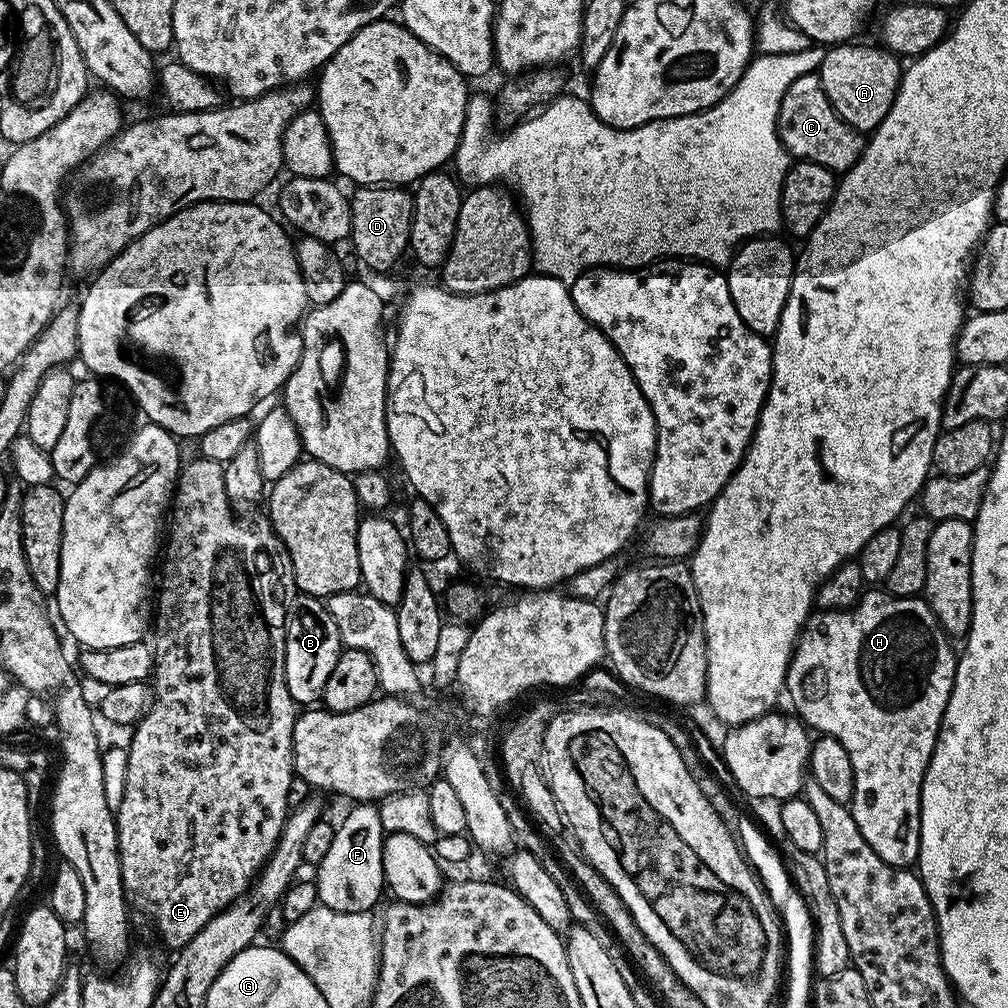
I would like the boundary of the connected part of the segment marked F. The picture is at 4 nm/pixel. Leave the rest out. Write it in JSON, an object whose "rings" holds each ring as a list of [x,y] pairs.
{"rings":[[[360,802],[344,816],[344,821],[339,821],[334,842],[326,858],[315,869],[314,883],[319,903],[330,910],[339,912],[372,912],[375,904],[380,900],[380,891],[385,891],[384,867],[382,866],[382,850],[384,849],[384,837],[386,833],[379,818],[379,810],[375,803]]]}

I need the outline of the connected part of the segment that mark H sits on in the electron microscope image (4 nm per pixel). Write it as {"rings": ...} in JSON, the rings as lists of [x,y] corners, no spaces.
{"rings":[[[868,590],[861,595],[858,603],[852,608],[839,608],[833,612],[813,611],[808,621],[796,637],[796,647],[792,650],[792,660],[788,663],[786,696],[792,699],[795,715],[803,720],[809,729],[825,736],[838,738],[842,746],[846,746],[846,754],[850,754],[850,762],[854,766],[854,794],[851,810],[854,822],[858,822],[858,830],[862,830],[862,838],[870,842],[870,850],[895,868],[911,869],[920,858],[920,791],[936,739],[940,733],[942,714],[946,710],[946,702],[950,698],[950,690],[954,686],[954,674],[958,659],[957,649],[952,649],[953,641],[938,622],[934,610],[923,598],[914,596],[894,596],[887,590]]]}

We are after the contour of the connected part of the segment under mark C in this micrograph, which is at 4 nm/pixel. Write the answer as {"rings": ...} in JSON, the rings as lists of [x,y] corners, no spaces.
{"rings":[[[816,72],[802,74],[802,78],[794,78],[794,82],[790,82],[790,90],[786,90],[782,98],[782,106],[778,110],[776,132],[780,135],[780,140],[784,143],[784,149],[788,152],[789,157],[796,160],[809,160],[818,166],[826,166],[831,172],[837,174],[849,172],[856,165],[858,158],[864,152],[866,143],[865,137],[855,128],[851,128],[837,114],[834,106],[830,106],[830,98],[826,98],[820,85],[820,77]]]}

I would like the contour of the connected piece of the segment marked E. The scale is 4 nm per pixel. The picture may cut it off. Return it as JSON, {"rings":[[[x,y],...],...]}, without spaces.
{"rings":[[[195,459],[189,464],[187,461],[176,477],[176,490],[170,505],[170,527],[166,532],[166,547],[162,552],[164,577],[160,580],[160,597],[156,604],[154,600],[156,640],[152,644],[154,663],[150,677],[150,703],[144,717],[136,721],[131,729],[133,732],[132,741],[128,744],[128,765],[124,768],[124,793],[120,796],[120,805],[117,803],[114,808],[124,898],[135,915],[137,912],[142,919],[149,920],[164,935],[164,944],[171,950],[184,948],[186,942],[190,942],[190,938],[194,938],[194,934],[198,934],[198,930],[202,930],[202,926],[210,922],[210,918],[239,900],[252,887],[264,867],[264,861],[275,850],[290,811],[287,795],[290,794],[290,784],[294,777],[292,739],[298,715],[298,706],[294,698],[290,698],[284,673],[286,604],[276,597],[276,568],[284,574],[292,571],[288,552],[282,547],[267,515],[260,514],[253,520],[239,520],[236,517],[239,515],[226,494],[224,465],[213,460]]]}

